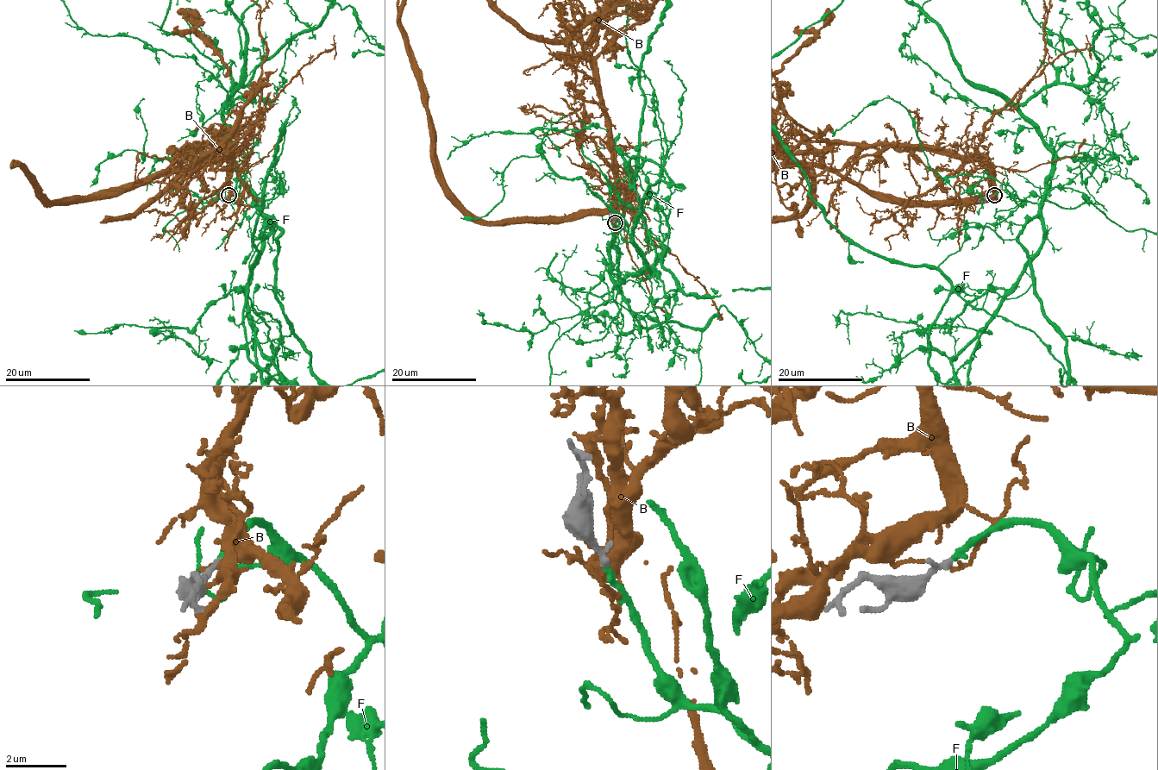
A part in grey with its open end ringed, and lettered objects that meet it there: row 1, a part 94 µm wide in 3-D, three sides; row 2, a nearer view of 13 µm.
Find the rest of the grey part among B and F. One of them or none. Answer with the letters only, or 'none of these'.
F

